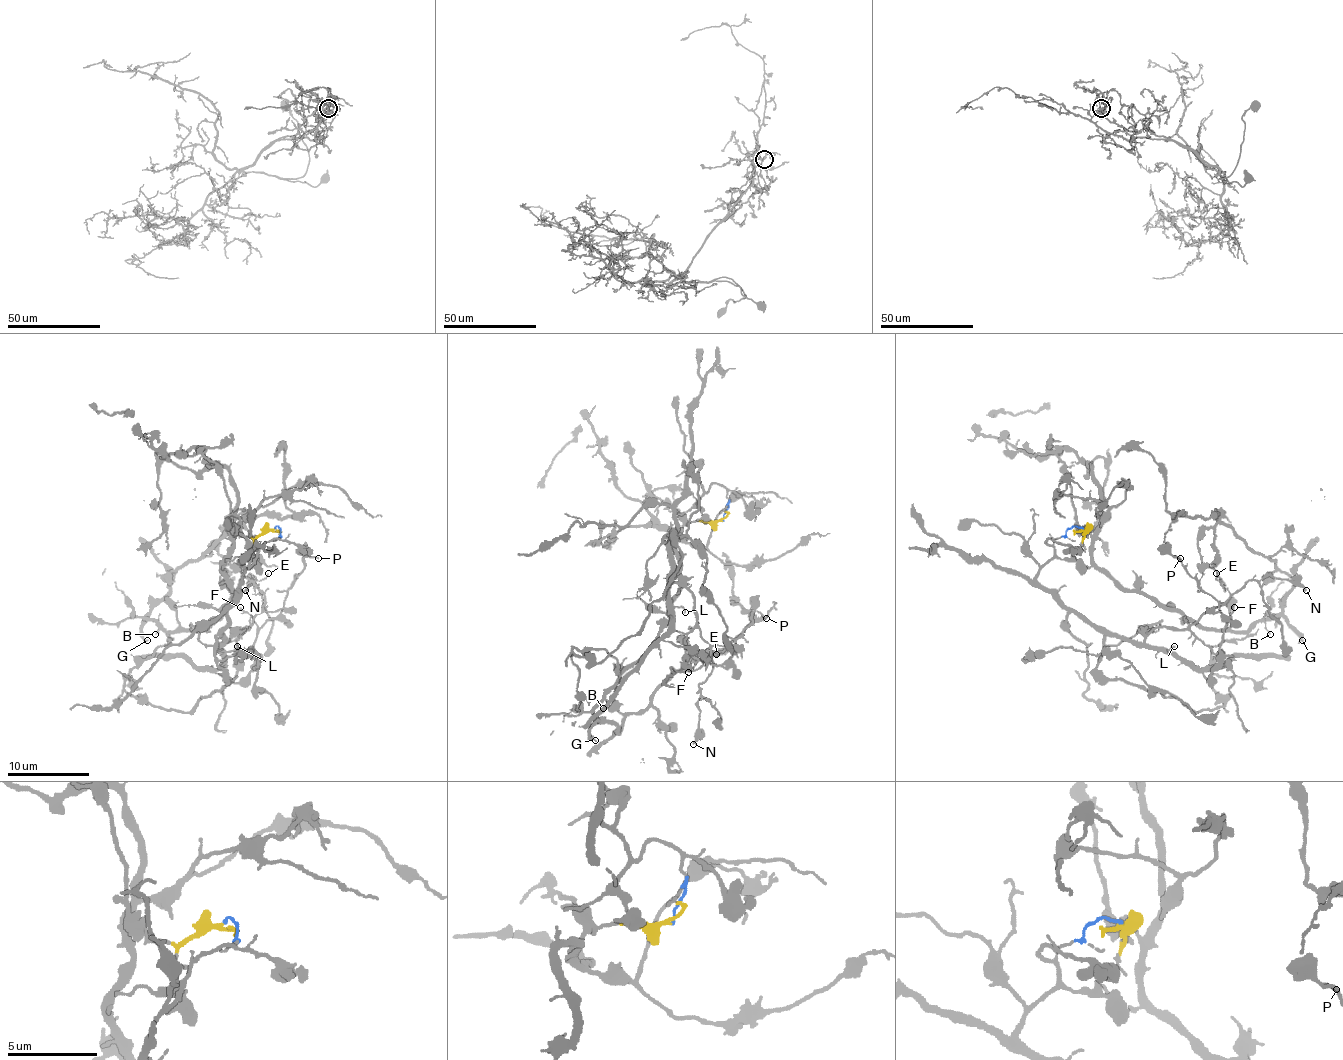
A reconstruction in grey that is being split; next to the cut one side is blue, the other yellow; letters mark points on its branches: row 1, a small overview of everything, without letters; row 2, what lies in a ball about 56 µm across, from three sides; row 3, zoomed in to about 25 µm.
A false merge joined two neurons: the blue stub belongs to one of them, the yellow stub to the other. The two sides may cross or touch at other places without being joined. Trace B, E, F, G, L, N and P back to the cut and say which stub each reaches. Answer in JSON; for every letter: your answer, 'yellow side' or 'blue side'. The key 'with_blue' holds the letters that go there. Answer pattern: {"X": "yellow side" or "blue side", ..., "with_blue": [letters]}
{"B": "yellow side", "E": "yellow side", "F": "blue side", "G": "yellow side", "L": "blue side", "N": "blue side", "P": "blue side", "with_blue": ["F", "L", "N", "P"]}

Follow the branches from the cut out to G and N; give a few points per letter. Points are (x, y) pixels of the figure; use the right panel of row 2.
G: (1082, 528), (1082, 536), (1091, 534), (1095, 565), (1123, 587), (1217, 630), (1247, 630), (1278, 616), (1302, 640)
N: (1082, 528), (1046, 540), (1036, 579), (1109, 634), (1186, 630), (1268, 575), (1306, 589)

